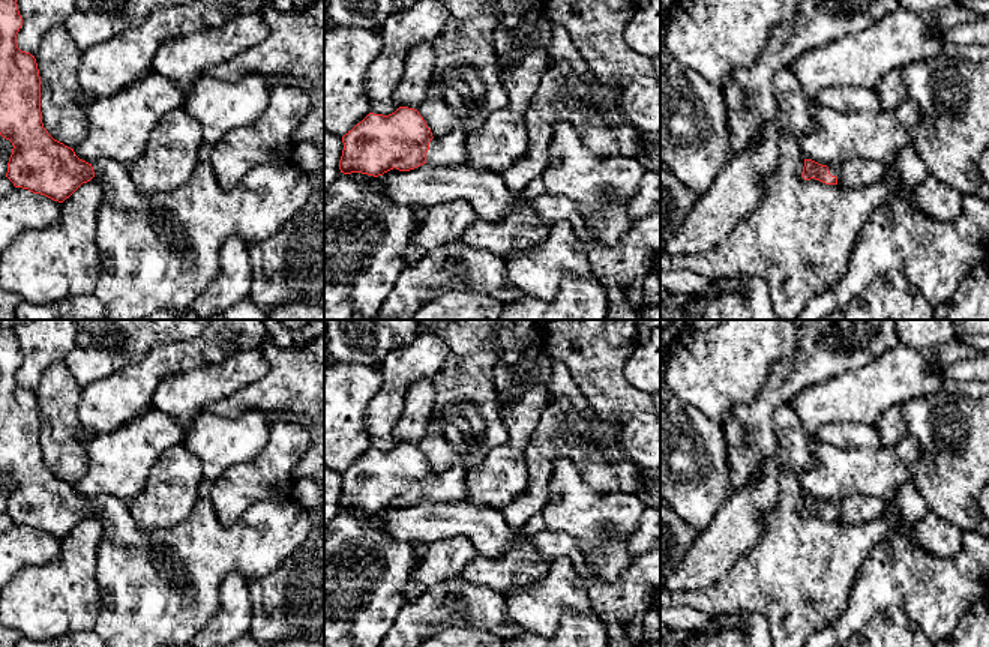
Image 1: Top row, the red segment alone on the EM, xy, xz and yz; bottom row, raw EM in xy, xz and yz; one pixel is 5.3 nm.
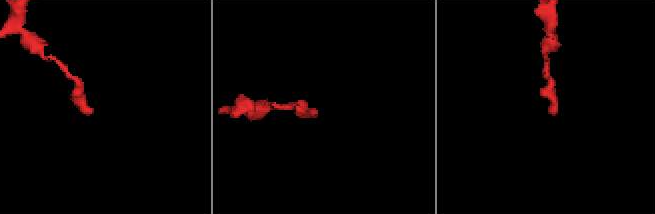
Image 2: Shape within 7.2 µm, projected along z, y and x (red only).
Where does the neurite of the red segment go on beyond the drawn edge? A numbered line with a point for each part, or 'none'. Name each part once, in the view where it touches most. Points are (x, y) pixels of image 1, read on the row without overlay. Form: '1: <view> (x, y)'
1: xz (449, 485)

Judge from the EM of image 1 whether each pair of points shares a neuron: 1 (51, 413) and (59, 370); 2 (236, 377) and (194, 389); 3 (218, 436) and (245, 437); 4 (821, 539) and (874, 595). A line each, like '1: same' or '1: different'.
1: same
2: same
3: same
4: different

